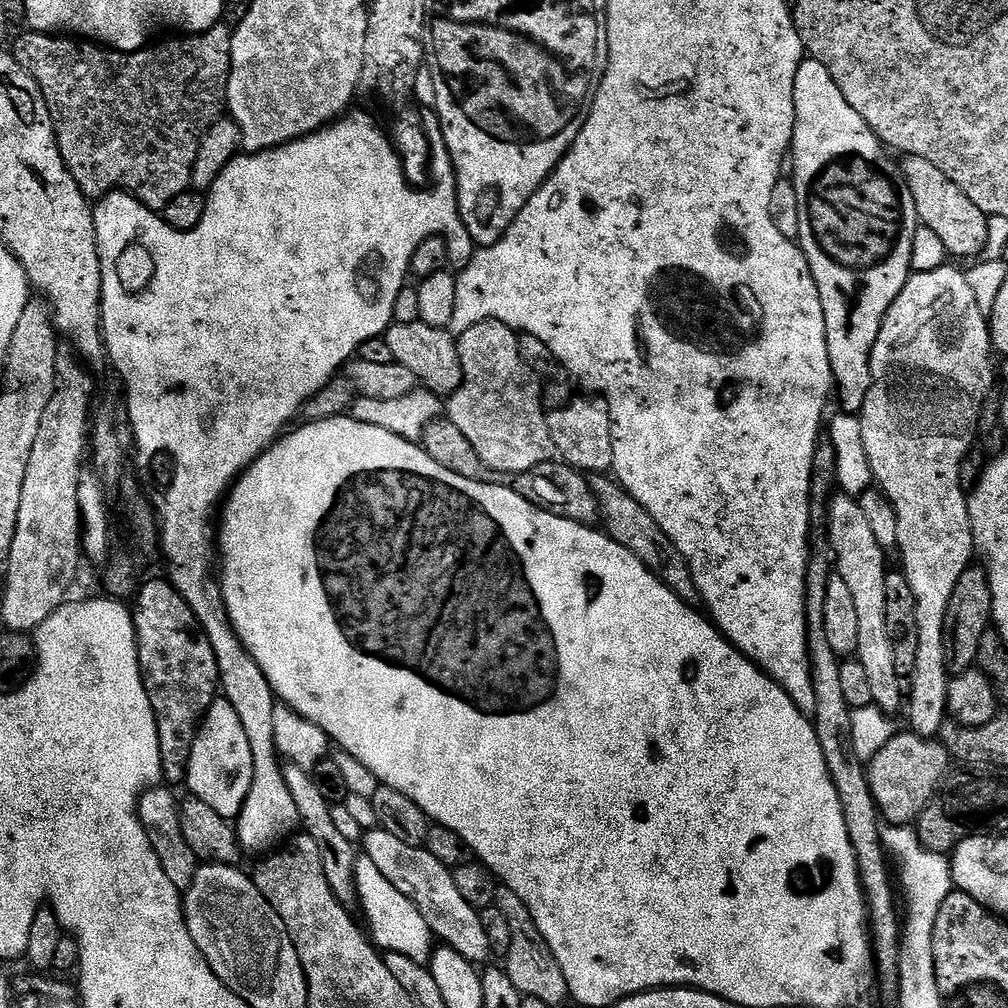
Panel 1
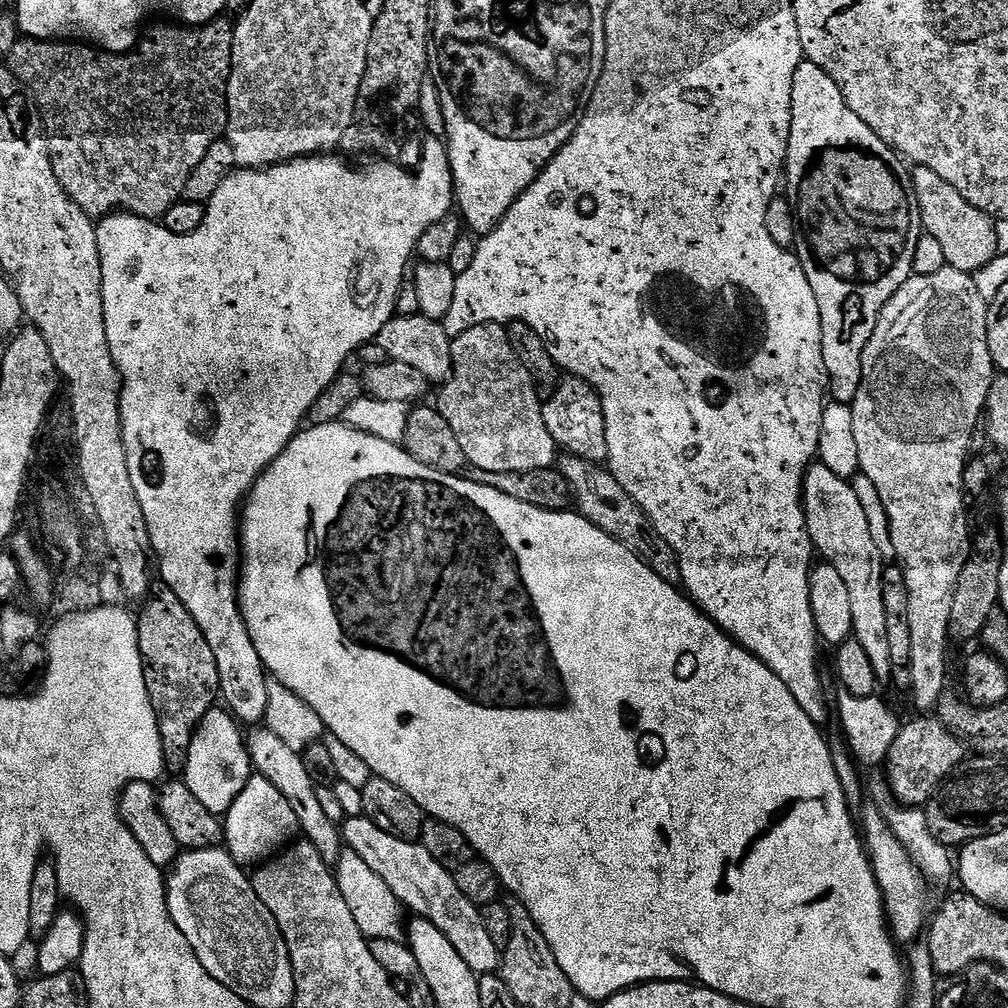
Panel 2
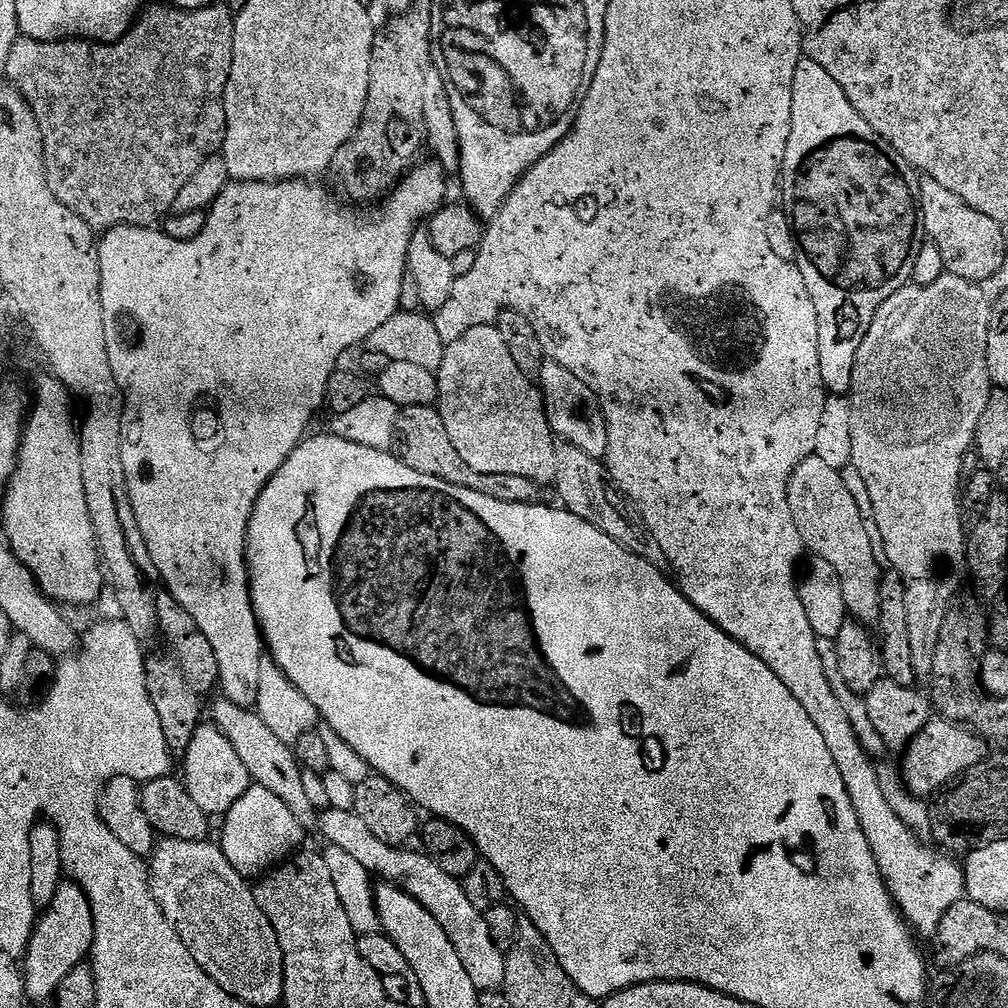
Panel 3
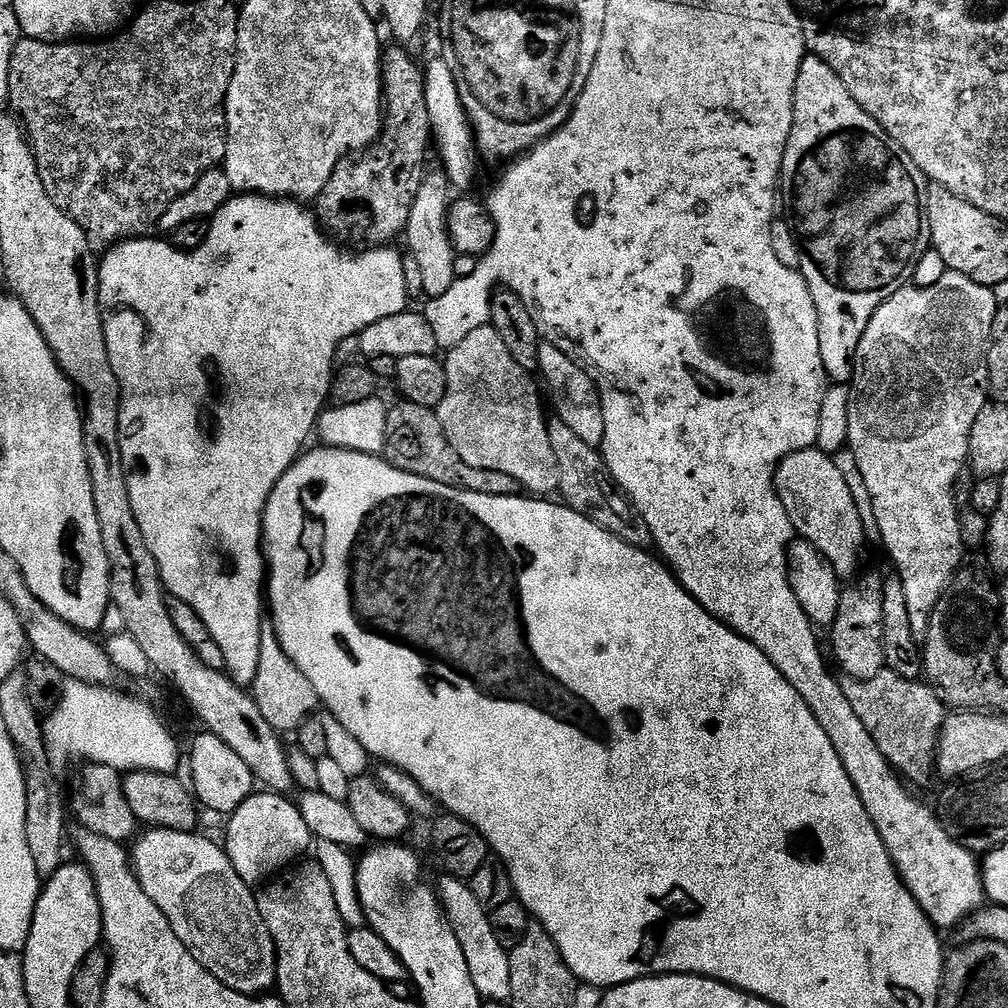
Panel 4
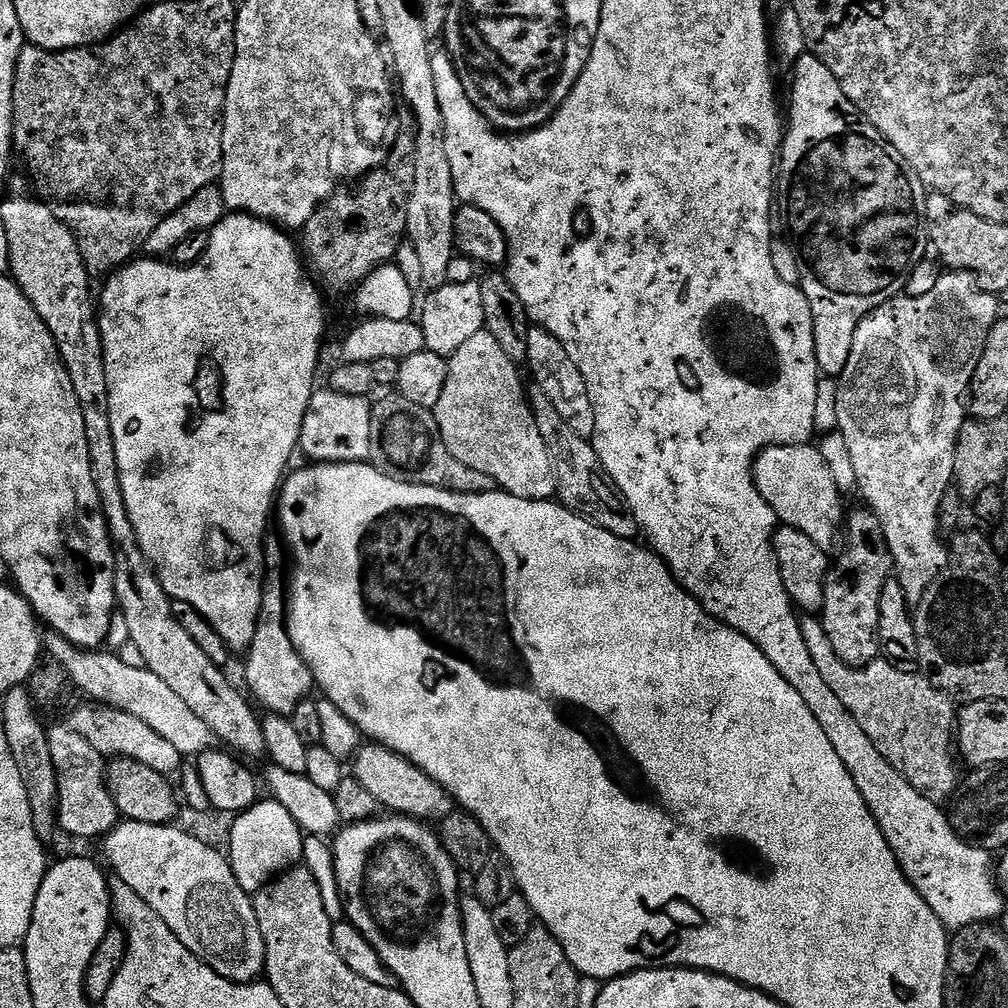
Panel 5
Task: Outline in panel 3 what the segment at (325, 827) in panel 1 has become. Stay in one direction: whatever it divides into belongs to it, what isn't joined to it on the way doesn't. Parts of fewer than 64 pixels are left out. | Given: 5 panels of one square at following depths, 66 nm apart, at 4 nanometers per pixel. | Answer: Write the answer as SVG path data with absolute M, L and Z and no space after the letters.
M223 698L217 700L217 704L213 708L211 705L210 708L211 719L238 750L238 758L242 758L242 764L246 766L249 777L259 787L270 790L272 794L278 794L278 798L282 798L282 802L290 806L290 814L298 818L305 830L315 829L318 824L318 809L305 793L305 784L302 782L304 769L297 762L295 751L284 744L282 738L277 738L270 726L266 726L266 722L262 722L260 715L253 709L236 706L234 702Z

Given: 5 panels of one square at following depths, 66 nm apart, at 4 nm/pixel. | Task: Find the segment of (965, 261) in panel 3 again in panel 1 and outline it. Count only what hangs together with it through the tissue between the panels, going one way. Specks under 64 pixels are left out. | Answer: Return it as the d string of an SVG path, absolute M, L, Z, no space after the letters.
M904 156L899 161L900 173L904 175L906 186L910 186L910 194L914 194L914 206L920 219L920 224L925 228L934 230L938 238L942 238L942 246L946 246L949 257L961 256L968 260L971 256L979 257L987 244L987 226L989 217L938 166L926 162L926 158L917 156Z

